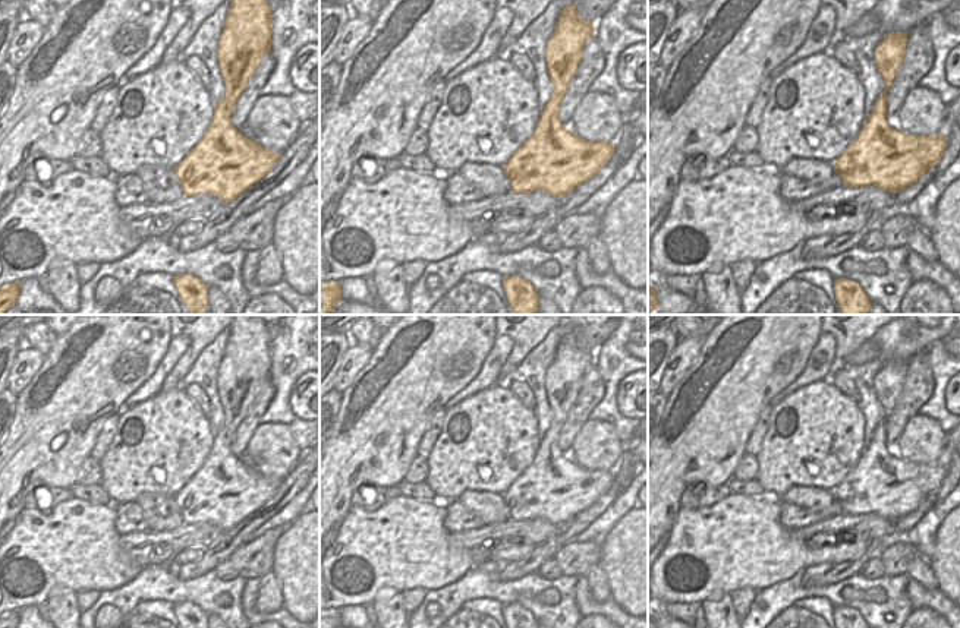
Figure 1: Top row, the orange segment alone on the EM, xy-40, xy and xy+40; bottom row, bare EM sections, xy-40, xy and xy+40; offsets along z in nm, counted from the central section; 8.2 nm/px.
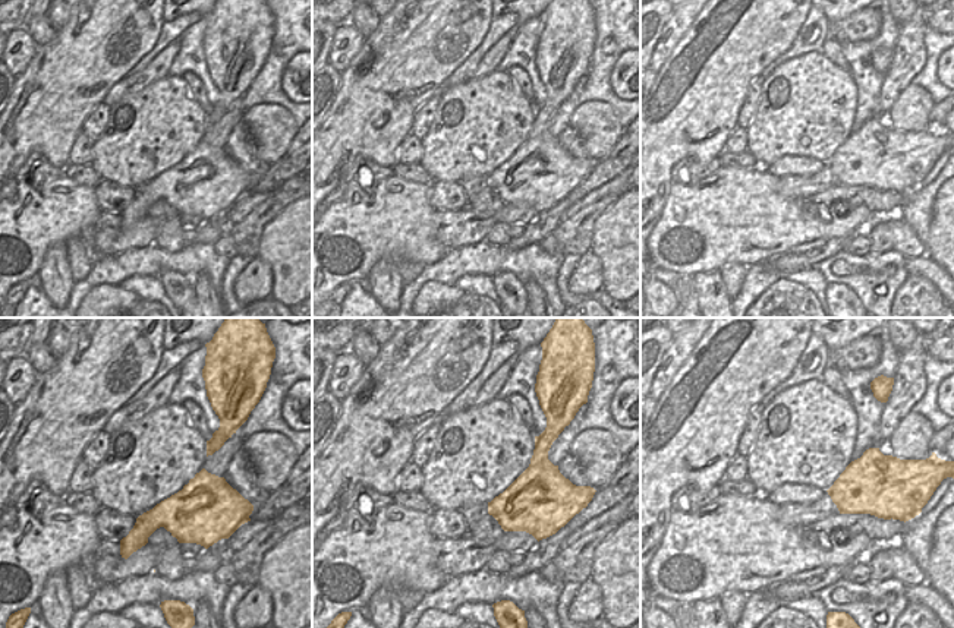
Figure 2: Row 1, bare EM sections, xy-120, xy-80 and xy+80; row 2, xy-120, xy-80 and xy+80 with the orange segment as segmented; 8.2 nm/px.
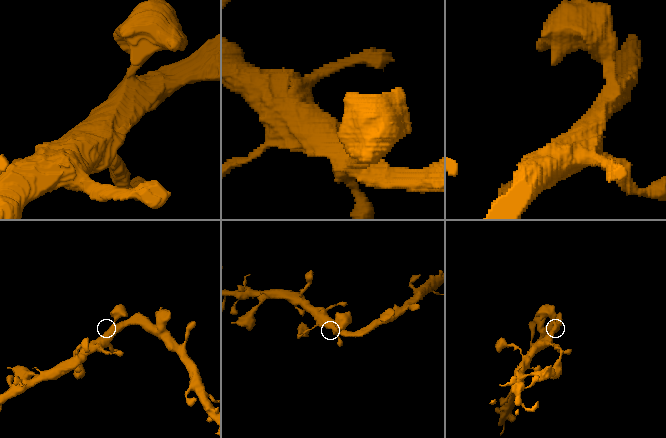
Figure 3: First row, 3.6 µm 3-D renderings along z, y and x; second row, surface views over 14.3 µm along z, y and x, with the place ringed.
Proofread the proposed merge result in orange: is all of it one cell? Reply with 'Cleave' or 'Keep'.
Keep.

